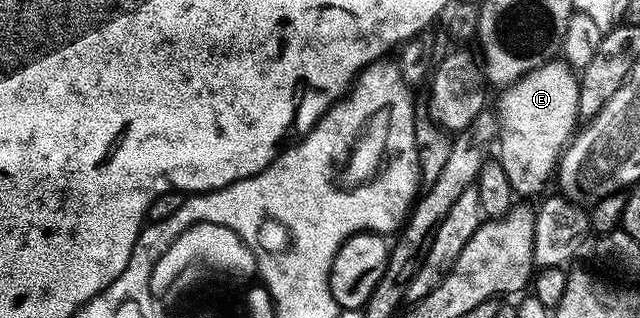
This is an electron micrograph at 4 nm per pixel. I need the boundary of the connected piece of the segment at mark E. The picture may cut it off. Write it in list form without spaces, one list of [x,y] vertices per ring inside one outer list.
[[[563,60],[547,62],[512,86],[499,91],[498,147],[500,167],[512,185],[513,195],[545,193],[544,185],[553,181],[561,154],[577,133],[580,118],[580,79]]]

